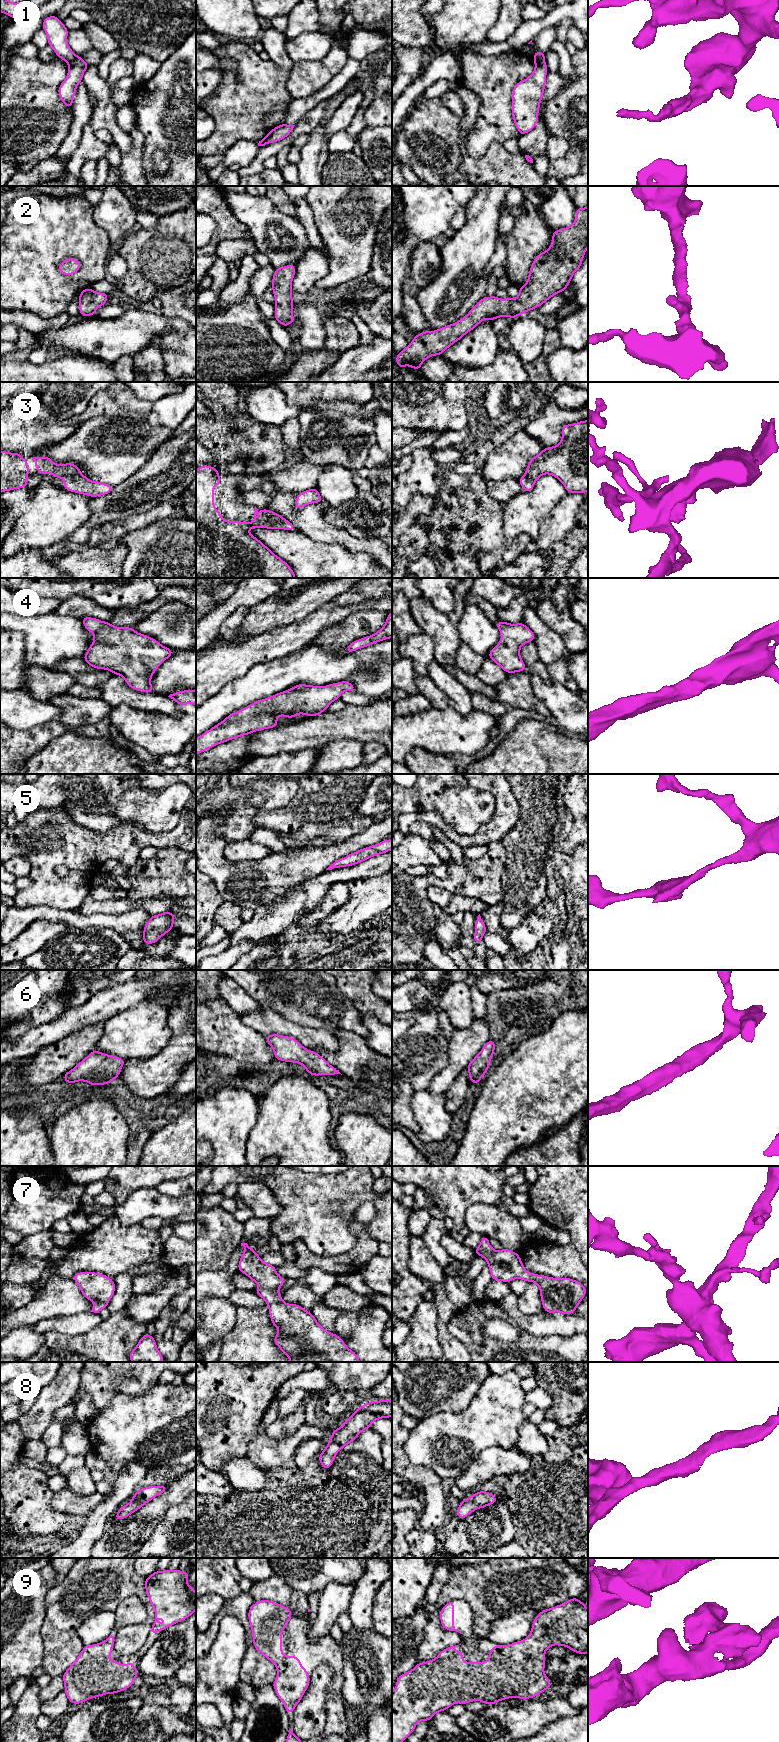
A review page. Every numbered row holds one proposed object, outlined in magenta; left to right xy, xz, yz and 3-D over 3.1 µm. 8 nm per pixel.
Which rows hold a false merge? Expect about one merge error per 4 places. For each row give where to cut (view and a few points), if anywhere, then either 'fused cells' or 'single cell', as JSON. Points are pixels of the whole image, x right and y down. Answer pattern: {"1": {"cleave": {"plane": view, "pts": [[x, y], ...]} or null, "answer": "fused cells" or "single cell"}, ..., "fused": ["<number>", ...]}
{"1": {"cleave": {"plane": "yz", "pts": [[534, 59], [544, 61]]}, "answer": "fused cells"}, "2": {"cleave": null, "answer": "single cell"}, "3": {"cleave": null, "answer": "single cell"}, "4": {"cleave": null, "answer": "single cell"}, "5": {"cleave": null, "answer": "single cell"}, "6": {"cleave": null, "answer": "single cell"}, "7": {"cleave": null, "answer": "single cell"}, "8": {"cleave": null, "answer": "single cell"}, "9": {"cleave": null, "answer": "single cell"}, "fused": ["1"]}

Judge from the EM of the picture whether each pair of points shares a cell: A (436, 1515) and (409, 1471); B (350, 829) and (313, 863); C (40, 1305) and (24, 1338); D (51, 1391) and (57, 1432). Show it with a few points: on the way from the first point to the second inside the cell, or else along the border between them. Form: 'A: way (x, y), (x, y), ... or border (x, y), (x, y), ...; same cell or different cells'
A: way (434, 1504), (431, 1491), (420, 1480); same cell
B: border (342, 841), (340, 843); different cells
C: border (31, 1325), (16, 1327), (10, 1332); different cells
D: border (53, 1420), (40, 1438); different cells

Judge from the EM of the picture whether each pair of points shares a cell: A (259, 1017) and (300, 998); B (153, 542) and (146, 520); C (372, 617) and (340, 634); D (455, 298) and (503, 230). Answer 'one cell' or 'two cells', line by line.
A: two cells
B: two cells
C: one cell
D: two cells

